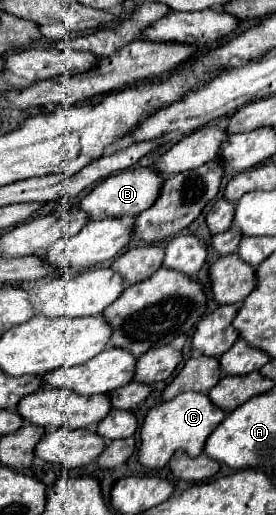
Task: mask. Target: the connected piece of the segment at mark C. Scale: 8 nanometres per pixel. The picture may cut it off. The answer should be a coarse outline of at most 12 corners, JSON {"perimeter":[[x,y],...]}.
{"perimeter":[[205,393],[155,405],[139,461],[161,469],[177,449],[201,455],[227,411]]}

